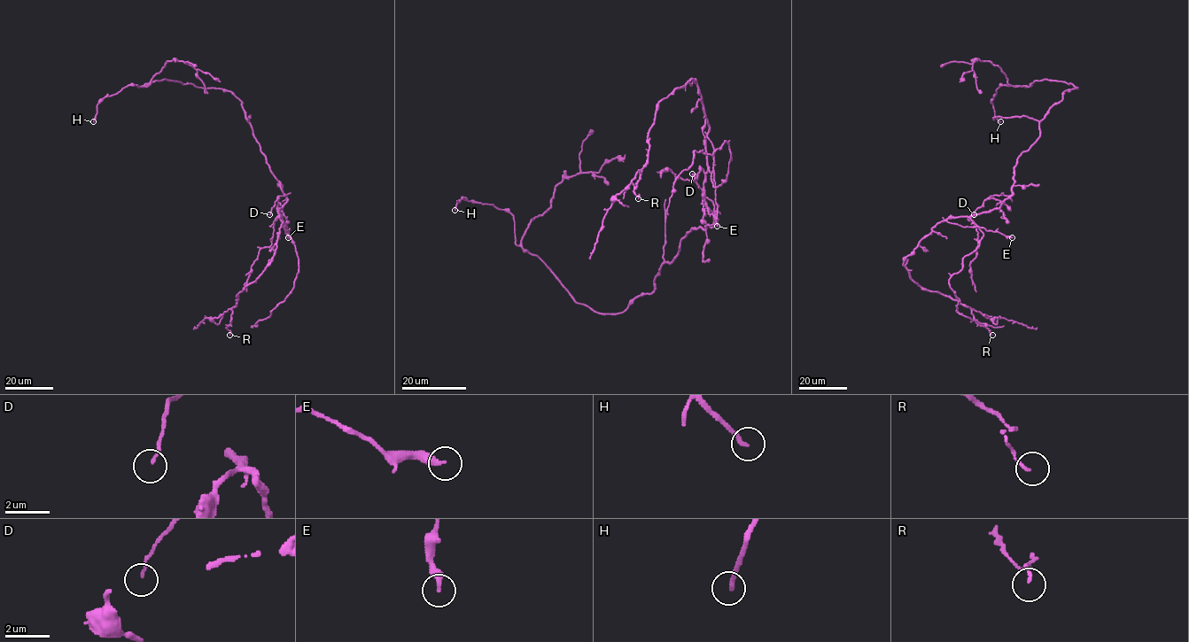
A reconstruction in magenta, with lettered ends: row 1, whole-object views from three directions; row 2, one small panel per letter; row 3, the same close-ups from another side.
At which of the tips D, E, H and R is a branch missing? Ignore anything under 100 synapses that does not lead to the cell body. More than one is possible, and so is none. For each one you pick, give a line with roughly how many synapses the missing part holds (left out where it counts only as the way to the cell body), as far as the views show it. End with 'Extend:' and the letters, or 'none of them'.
Extend: none of them

